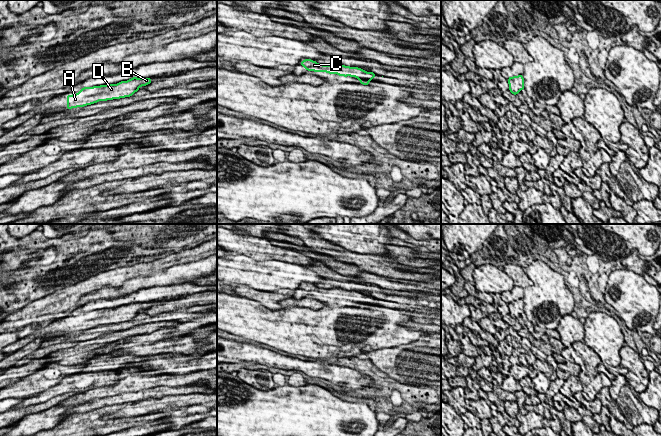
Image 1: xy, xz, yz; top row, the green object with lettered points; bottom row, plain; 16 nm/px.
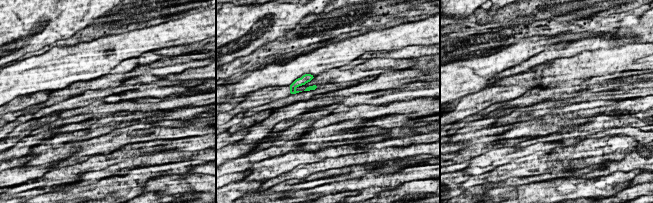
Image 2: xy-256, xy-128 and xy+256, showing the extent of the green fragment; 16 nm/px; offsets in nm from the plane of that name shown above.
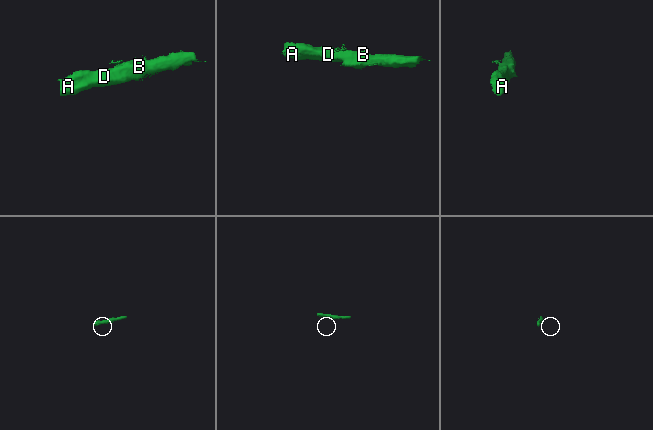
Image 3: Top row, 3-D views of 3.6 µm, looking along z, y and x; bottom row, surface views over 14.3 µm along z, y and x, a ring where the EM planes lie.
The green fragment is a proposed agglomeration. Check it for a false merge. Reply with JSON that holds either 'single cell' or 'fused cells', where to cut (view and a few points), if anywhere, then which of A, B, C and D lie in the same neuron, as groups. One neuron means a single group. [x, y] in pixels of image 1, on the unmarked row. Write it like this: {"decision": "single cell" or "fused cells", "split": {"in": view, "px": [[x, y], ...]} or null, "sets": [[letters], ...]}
{"decision": "single cell", "split": null, "sets": [["A", "B", "C", "D"]]}

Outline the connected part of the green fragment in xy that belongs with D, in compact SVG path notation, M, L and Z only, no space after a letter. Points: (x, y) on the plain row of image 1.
M133 301L130 304L121 305L117 308L83 311L77 318L67 318L67 333L84 331L99 325L130 321L141 310L146 310L151 306L151 302Z

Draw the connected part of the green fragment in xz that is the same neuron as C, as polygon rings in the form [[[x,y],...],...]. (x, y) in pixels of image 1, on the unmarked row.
[[[304,283],[300,287],[300,289],[303,289],[304,293],[308,295],[326,296],[329,298],[337,298],[344,301],[356,301],[360,304],[360,308],[363,309],[369,309],[369,305],[373,304],[373,302],[376,300],[376,298],[372,295],[367,296],[358,291],[350,291],[341,288],[323,289],[311,283]]]

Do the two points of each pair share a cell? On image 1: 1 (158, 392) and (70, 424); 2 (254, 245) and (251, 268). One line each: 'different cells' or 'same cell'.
1: different cells
2: different cells

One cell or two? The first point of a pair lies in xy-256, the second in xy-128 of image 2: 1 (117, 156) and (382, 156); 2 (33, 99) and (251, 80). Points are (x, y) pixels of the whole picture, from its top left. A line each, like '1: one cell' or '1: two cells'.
1: one cell
2: two cells

